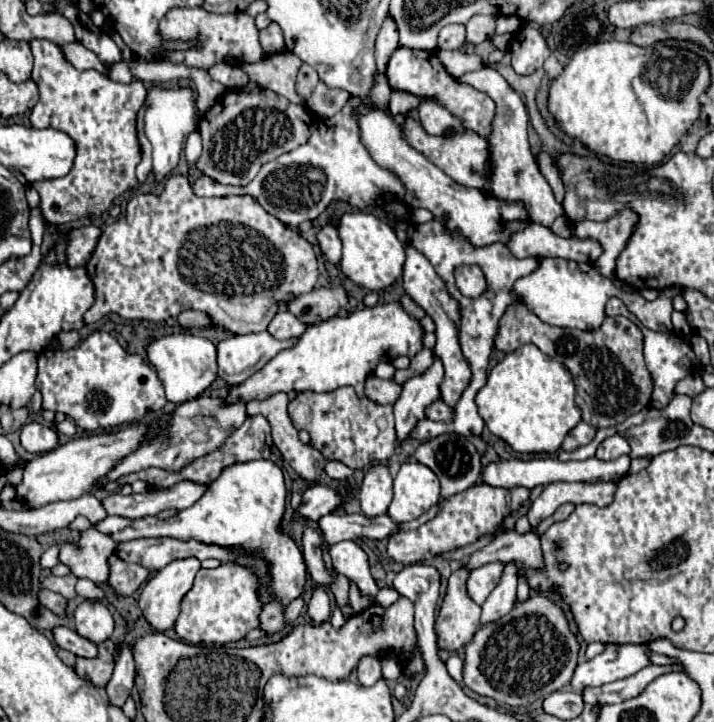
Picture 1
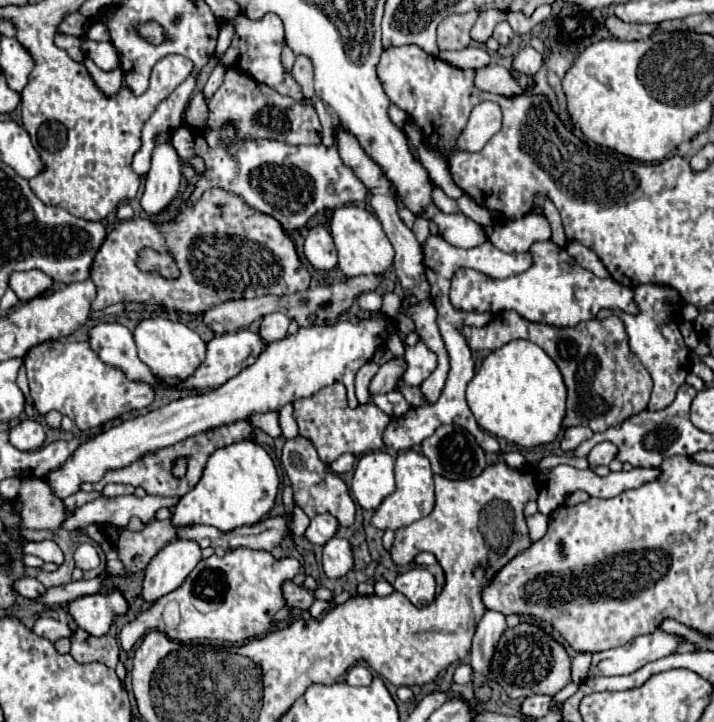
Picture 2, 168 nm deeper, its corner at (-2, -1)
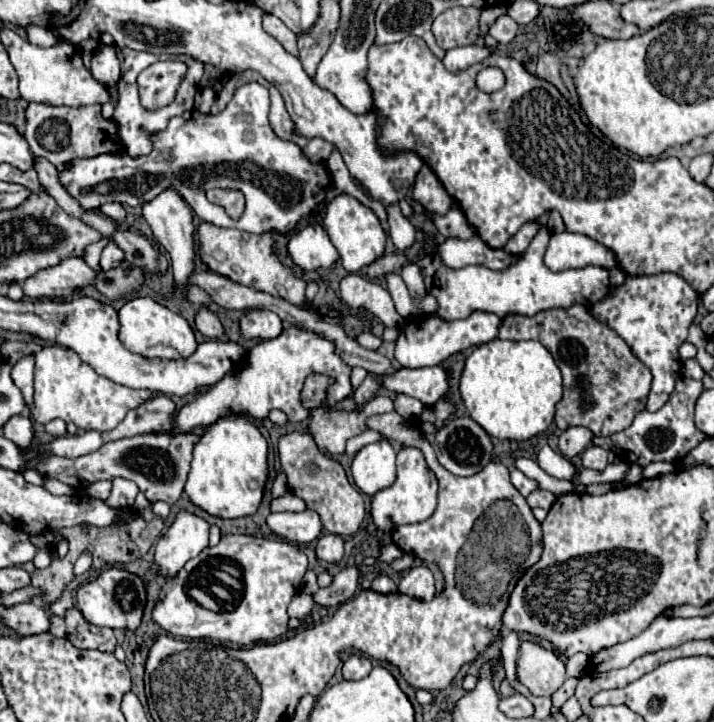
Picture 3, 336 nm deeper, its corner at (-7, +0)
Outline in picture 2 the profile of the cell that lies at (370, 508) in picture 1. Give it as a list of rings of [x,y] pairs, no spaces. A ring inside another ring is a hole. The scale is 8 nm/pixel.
[[[371,451],[357,459],[351,493],[363,509],[377,509],[377,505],[393,493],[393,463],[395,459],[387,451]]]

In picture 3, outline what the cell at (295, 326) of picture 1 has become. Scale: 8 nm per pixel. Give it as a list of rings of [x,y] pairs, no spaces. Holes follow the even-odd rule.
[[[250,310],[246,316],[240,318],[240,330],[244,338],[270,340],[278,338],[284,328],[278,314],[270,310]]]

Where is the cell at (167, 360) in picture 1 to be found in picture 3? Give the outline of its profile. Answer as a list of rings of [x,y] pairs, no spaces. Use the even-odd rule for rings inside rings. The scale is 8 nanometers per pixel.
[[[134,298],[130,302],[126,302],[120,312],[120,334],[118,338],[122,340],[122,344],[130,350],[130,352],[138,352],[144,358],[172,358],[172,360],[180,360],[186,356],[192,356],[198,348],[194,330],[190,328],[190,324],[170,312],[168,308],[160,306],[158,302],[154,302],[152,298]]]

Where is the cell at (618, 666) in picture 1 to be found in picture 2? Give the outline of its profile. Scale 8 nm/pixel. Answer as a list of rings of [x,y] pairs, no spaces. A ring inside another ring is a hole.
[[[655,629],[653,633],[635,637],[633,641],[629,641],[621,647],[593,653],[589,677],[629,675],[629,673],[641,669],[641,665],[645,665],[649,661],[657,661],[657,659],[673,653],[681,643],[683,643],[683,637],[665,633],[663,629]]]

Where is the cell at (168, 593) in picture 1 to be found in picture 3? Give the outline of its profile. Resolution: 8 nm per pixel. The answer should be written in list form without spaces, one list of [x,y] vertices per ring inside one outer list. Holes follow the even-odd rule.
[[[180,512],[174,524],[156,542],[154,562],[158,564],[160,576],[176,576],[184,564],[198,556],[206,546],[208,522],[190,512]]]

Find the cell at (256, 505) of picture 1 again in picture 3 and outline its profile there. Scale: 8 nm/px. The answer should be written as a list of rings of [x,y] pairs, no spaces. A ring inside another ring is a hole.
[[[228,416],[206,428],[194,446],[192,470],[184,492],[210,516],[244,518],[258,512],[268,482],[268,444],[246,416]]]

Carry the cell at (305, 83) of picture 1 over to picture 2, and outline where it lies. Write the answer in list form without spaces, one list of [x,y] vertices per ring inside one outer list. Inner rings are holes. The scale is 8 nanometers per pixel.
[[[297,55],[295,65],[293,65],[293,77],[301,85],[305,97],[315,97],[315,91],[313,91],[313,65],[311,65],[309,57]]]

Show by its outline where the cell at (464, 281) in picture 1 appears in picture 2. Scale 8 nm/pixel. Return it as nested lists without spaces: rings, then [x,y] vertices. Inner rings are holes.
[[[537,241],[531,245],[533,265],[513,277],[493,279],[475,269],[459,269],[453,275],[449,299],[451,305],[459,311],[473,313],[491,313],[497,315],[501,311],[513,309],[523,319],[535,323],[547,323],[557,327],[573,327],[581,321],[593,319],[599,309],[621,309],[627,313],[637,313],[637,305],[633,305],[633,291],[615,279],[599,279],[591,271],[583,269],[567,255],[567,251],[553,241]]]

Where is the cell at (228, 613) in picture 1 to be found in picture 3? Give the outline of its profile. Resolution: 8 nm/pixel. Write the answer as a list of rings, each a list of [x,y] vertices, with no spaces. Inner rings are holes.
[[[248,534],[222,536],[218,546],[204,548],[180,570],[176,578],[164,584],[162,596],[152,612],[152,620],[160,628],[166,628],[168,634],[182,638],[216,638],[242,646],[250,646],[260,640],[276,640],[288,632],[286,606],[298,592],[306,568],[306,554],[294,544]],[[232,548],[240,548],[240,564],[238,560],[228,560],[228,556],[232,558]],[[192,588],[200,588],[210,594],[220,604],[220,610],[204,610],[188,594]]]

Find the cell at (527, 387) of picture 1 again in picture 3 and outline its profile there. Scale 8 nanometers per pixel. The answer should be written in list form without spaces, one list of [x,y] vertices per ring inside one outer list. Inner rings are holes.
[[[490,340],[466,360],[460,394],[464,406],[490,436],[528,440],[546,432],[554,422],[556,404],[562,400],[562,374],[550,352],[538,340]]]

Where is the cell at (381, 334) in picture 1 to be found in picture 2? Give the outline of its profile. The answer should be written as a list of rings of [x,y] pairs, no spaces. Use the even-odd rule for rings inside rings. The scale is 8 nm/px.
[[[367,319],[359,323],[345,321],[309,329],[299,327],[295,335],[287,335],[279,341],[267,343],[257,361],[245,367],[239,375],[231,377],[225,385],[199,395],[181,397],[157,411],[149,411],[147,415],[123,421],[107,433],[95,435],[91,441],[83,443],[61,469],[49,473],[47,483],[51,485],[57,497],[65,499],[71,493],[77,493],[81,483],[95,483],[109,469],[121,469],[133,463],[137,457],[143,457],[145,453],[155,453],[157,449],[175,445],[177,441],[183,441],[185,437],[197,435],[207,429],[249,419],[253,413],[279,411],[283,405],[293,403],[301,397],[309,397],[317,393],[317,389],[323,389],[333,381],[341,381],[345,385],[347,403],[355,409],[359,405],[353,389],[355,373],[363,363],[371,361],[375,347],[381,347],[385,339],[385,319]]]

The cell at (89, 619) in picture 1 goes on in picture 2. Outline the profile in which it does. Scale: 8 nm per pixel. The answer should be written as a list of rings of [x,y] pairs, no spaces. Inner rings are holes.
[[[111,589],[107,593],[85,595],[69,603],[69,613],[73,615],[75,623],[95,637],[105,635],[115,616],[124,615],[127,609],[127,601],[117,589]]]

